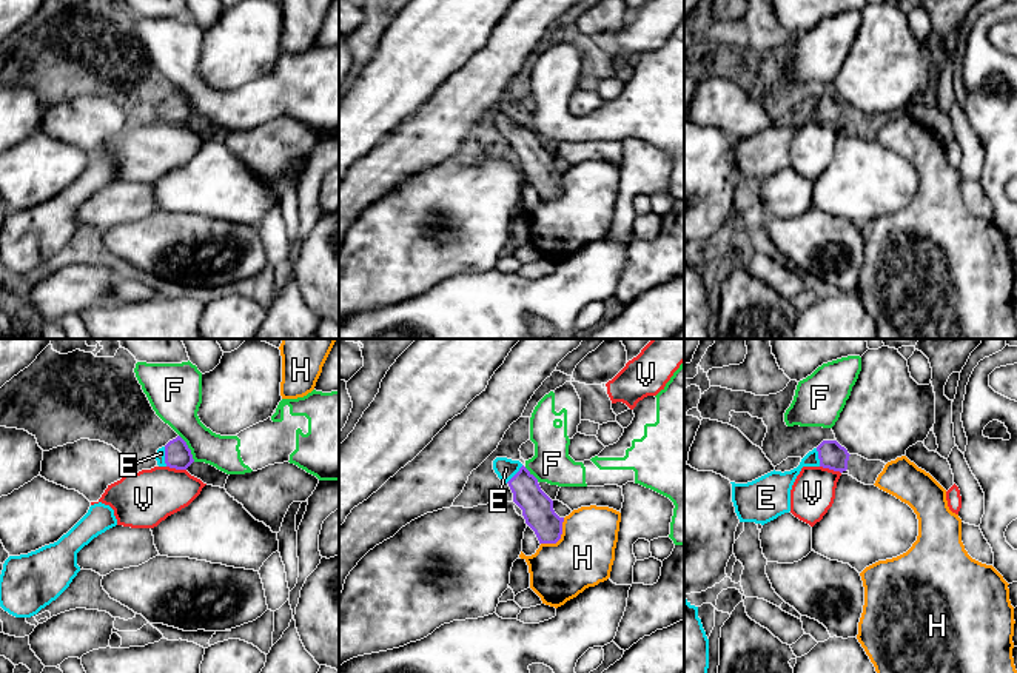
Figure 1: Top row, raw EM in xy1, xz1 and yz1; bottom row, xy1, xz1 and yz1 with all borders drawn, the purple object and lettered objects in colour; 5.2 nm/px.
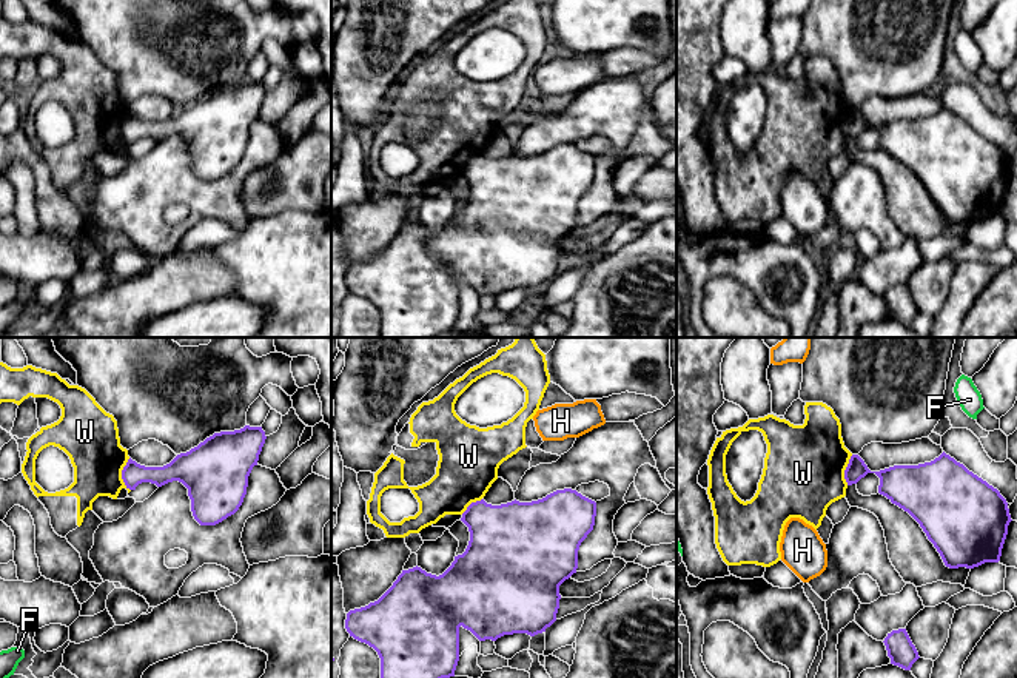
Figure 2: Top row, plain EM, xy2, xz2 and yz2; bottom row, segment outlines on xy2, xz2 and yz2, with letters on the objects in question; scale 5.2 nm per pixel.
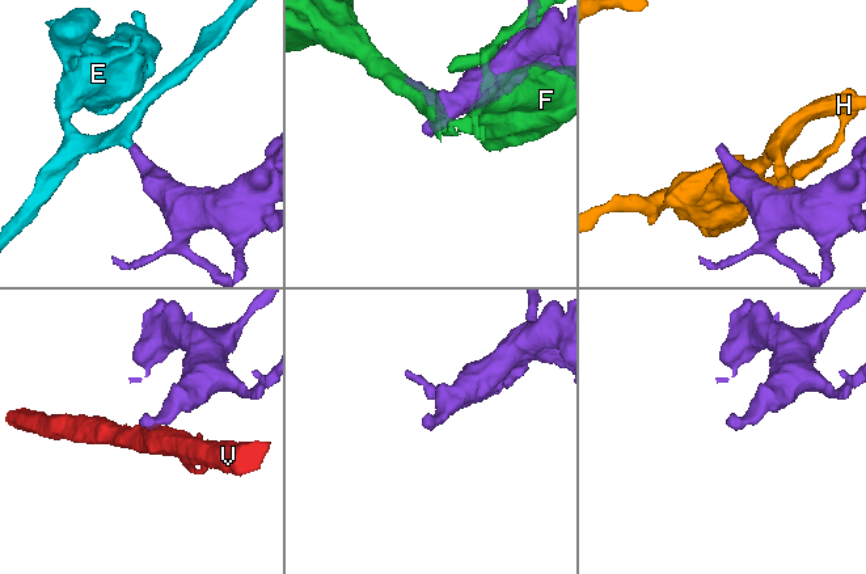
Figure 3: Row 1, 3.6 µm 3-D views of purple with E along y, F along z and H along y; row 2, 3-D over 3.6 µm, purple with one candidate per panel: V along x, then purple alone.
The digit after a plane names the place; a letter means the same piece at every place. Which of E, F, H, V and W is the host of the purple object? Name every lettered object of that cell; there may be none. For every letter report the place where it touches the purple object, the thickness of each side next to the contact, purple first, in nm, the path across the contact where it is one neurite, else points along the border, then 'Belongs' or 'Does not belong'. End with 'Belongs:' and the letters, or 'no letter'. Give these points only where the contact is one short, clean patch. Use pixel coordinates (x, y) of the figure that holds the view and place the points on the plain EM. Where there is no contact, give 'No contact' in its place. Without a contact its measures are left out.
E: Touches purple at xy1 (165, 111). Thickness 140 nm (purple) against 50 nm. Path across: xy1 (177, 110), (165, 111), (161, 108). Belongs
F: Touches purple at xy1 (188, 103). Thickness 140 nm (purple) against 240 nm. Does not belong
H: Touches purple at xz1 (560, 193). Thickness 160 nm (purple) against 320 nm. Does not belong
V: Touches purple at yz1 (831, 123). Thickness 140 nm (purple) against 220 nm. Boundary: yz1 (820, 120), (840, 128). Does not belong
W: Touches purple at xy2 (122, 130). Thickness 120 nm (purple) against 280 nm. Boundary: xy2 (130, 113), (122, 125), (122, 136), (130, 145). Does not belong
Belongs: E

